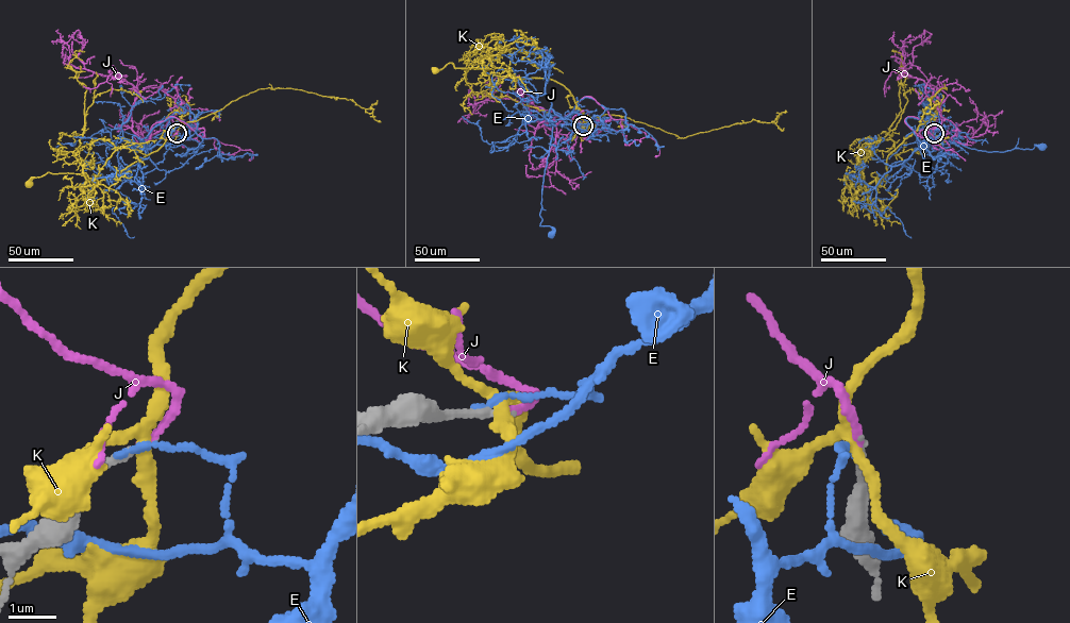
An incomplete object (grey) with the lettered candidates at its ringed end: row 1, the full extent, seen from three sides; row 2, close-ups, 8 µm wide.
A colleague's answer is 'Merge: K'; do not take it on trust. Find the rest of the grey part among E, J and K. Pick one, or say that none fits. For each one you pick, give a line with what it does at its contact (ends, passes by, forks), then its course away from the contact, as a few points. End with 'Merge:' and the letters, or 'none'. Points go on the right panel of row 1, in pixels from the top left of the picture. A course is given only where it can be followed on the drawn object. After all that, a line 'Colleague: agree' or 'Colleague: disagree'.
J: it ends there; it runs (934, 133), (936, 106), (925, 136), (904, 121), (931, 138), (932, 89), (906, 71), (923, 37)
Merge: J
Colleague: disagree

